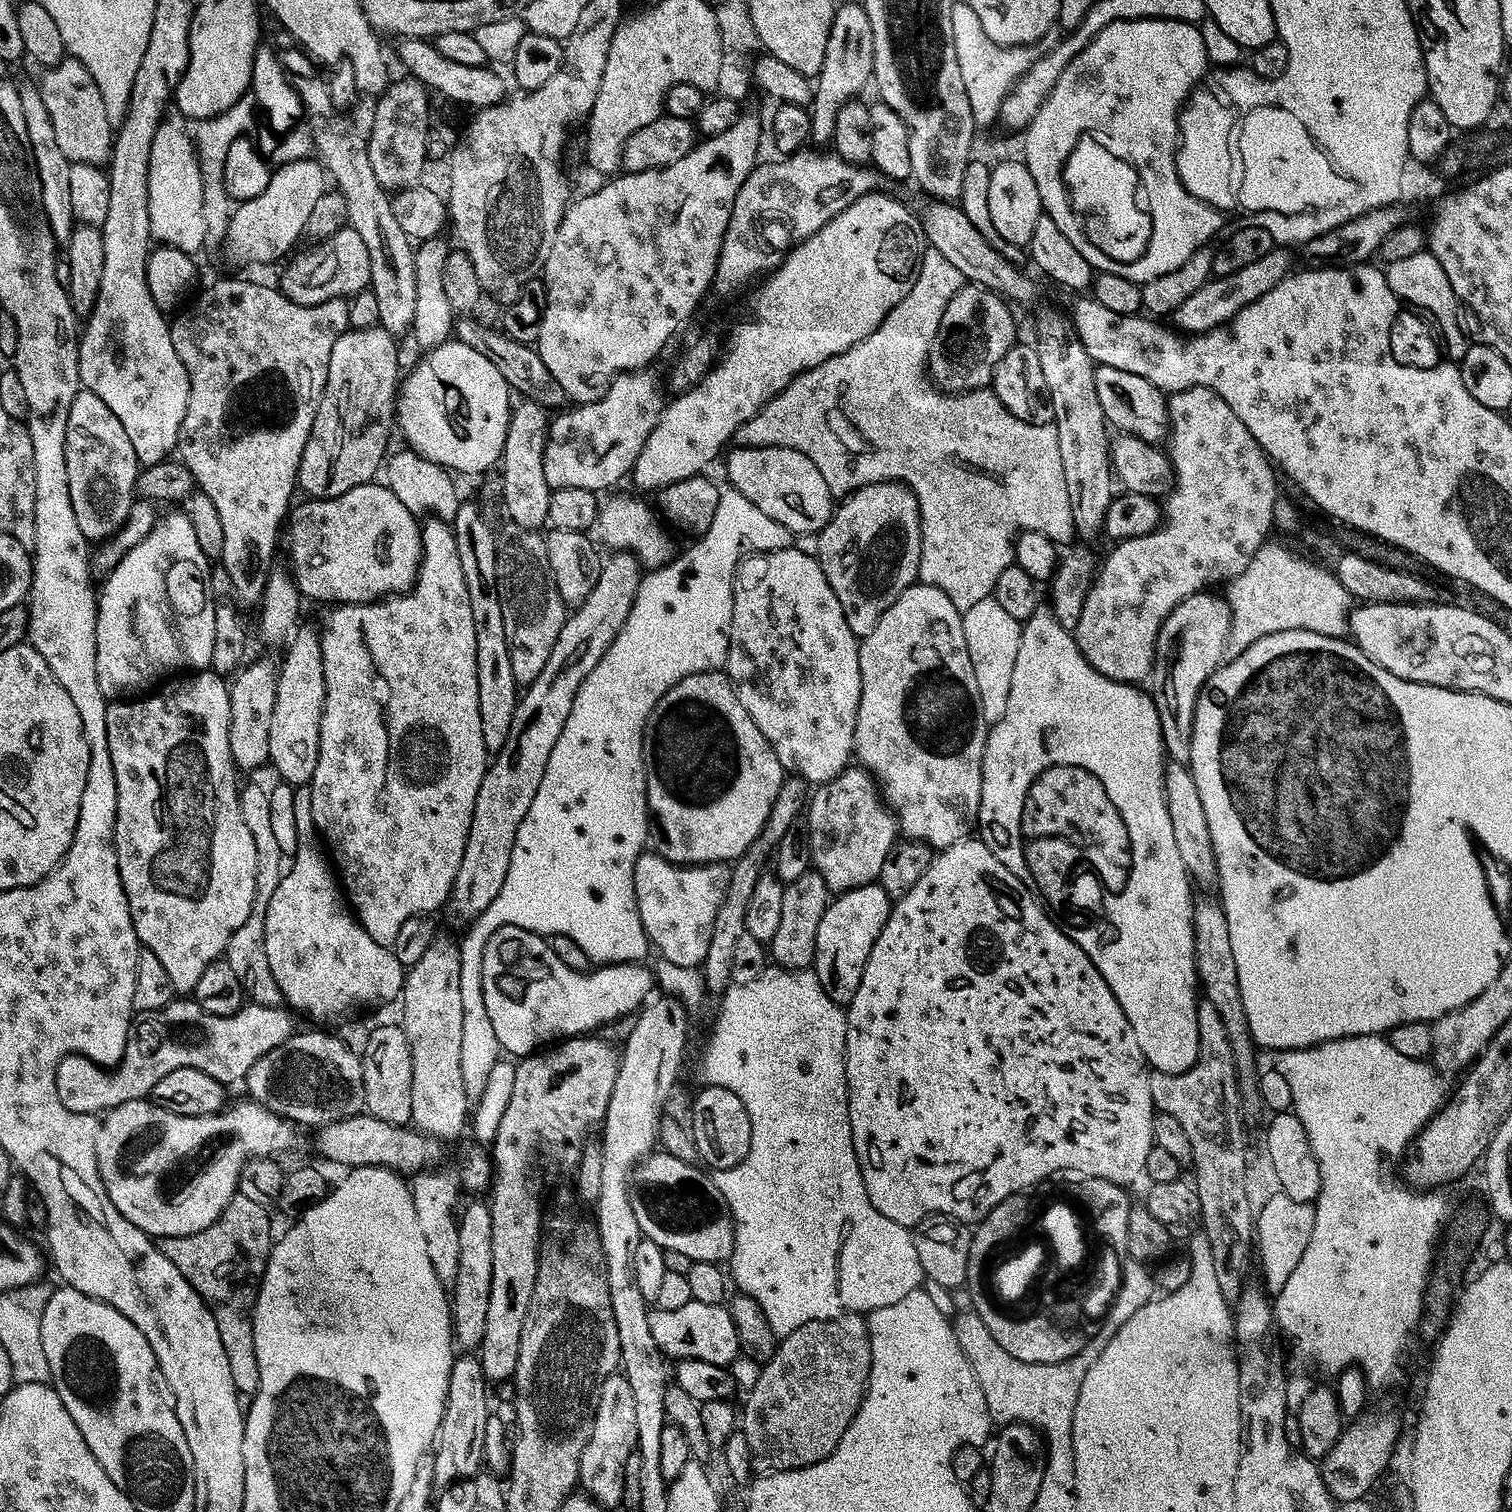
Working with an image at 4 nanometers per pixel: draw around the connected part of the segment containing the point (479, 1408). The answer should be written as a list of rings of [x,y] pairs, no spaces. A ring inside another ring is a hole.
[[[462,1354],[455,1357],[451,1368],[450,1384],[447,1386],[447,1402],[443,1420],[437,1432],[437,1442],[432,1456],[433,1487],[443,1490],[457,1480],[477,1475],[482,1468],[486,1438],[486,1422],[492,1415],[488,1406],[489,1381],[486,1380],[479,1357]]]

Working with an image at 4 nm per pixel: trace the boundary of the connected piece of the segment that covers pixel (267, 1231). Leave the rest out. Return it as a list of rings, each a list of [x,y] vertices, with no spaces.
[[[237,1194],[206,1230],[185,1236],[162,1236],[158,1240],[160,1252],[178,1266],[186,1282],[207,1302],[216,1319],[218,1338],[222,1338],[222,1350],[226,1350],[226,1362],[230,1362],[230,1378],[234,1378],[237,1392],[248,1398],[260,1389],[252,1311],[274,1243],[268,1212],[265,1205]]]

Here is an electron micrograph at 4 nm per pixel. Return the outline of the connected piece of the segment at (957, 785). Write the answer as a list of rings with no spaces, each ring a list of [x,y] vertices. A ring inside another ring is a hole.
[[[921,584],[910,585],[902,595],[896,597],[894,606],[878,618],[878,626],[870,630],[870,634],[860,640],[860,673],[862,674],[862,690],[858,702],[858,714],[854,726],[852,751],[855,759],[872,773],[883,799],[891,813],[898,821],[898,828],[907,839],[923,840],[929,848],[939,850],[948,848],[954,842],[965,839],[969,835],[968,828],[975,829],[980,815],[980,799],[982,798],[982,758],[990,725],[982,714],[982,702],[978,702],[978,682],[974,678],[974,662],[970,662],[970,650],[966,650],[966,634],[964,618],[938,590],[938,586]]]

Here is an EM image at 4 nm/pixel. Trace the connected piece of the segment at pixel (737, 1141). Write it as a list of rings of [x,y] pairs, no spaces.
[[[713,1084],[701,1089],[692,1100],[692,1124],[690,1123],[692,1141],[696,1143],[696,1155],[701,1161],[704,1159],[703,1163],[712,1170],[738,1166],[746,1158],[746,1154],[750,1154],[750,1114],[746,1106],[742,1106],[742,1098],[738,1098],[734,1090]]]

